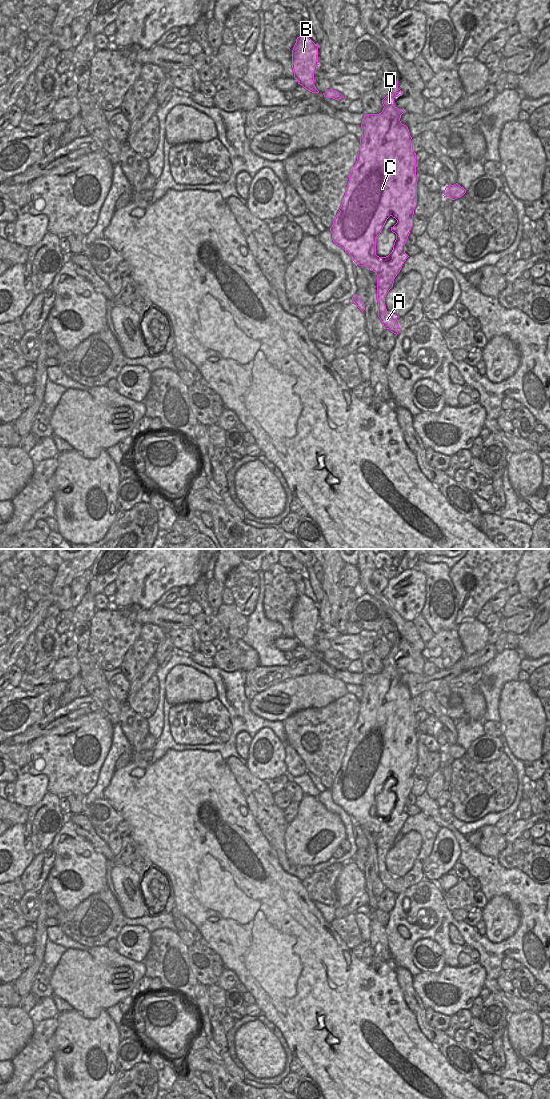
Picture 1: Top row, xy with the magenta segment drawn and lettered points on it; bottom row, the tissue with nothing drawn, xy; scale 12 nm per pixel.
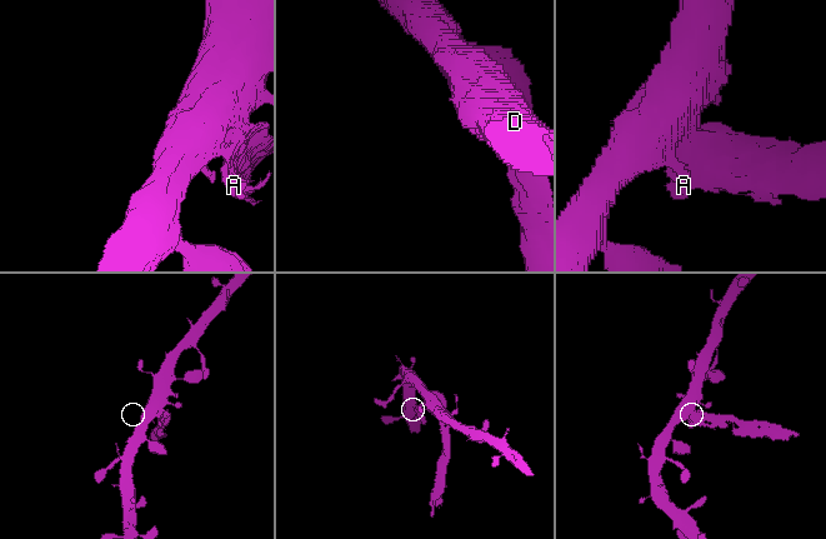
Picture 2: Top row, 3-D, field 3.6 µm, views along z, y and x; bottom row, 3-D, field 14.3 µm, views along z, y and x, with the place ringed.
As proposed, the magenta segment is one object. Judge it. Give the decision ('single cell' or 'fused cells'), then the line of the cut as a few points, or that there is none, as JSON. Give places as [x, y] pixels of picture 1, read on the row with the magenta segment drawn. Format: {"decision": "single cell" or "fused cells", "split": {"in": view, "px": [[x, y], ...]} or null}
{"decision": "fused cells", "split": {"in": "xy", "px": [[404, 251], [392, 256], [376, 273]]}}

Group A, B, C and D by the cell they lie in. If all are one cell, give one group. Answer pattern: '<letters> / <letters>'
A / B C D

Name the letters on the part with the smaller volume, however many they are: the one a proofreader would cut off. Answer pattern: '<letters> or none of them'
A

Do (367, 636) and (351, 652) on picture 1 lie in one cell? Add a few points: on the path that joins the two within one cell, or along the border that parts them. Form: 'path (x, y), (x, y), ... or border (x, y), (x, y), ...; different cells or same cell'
path (363, 640), (355, 648); same cell

